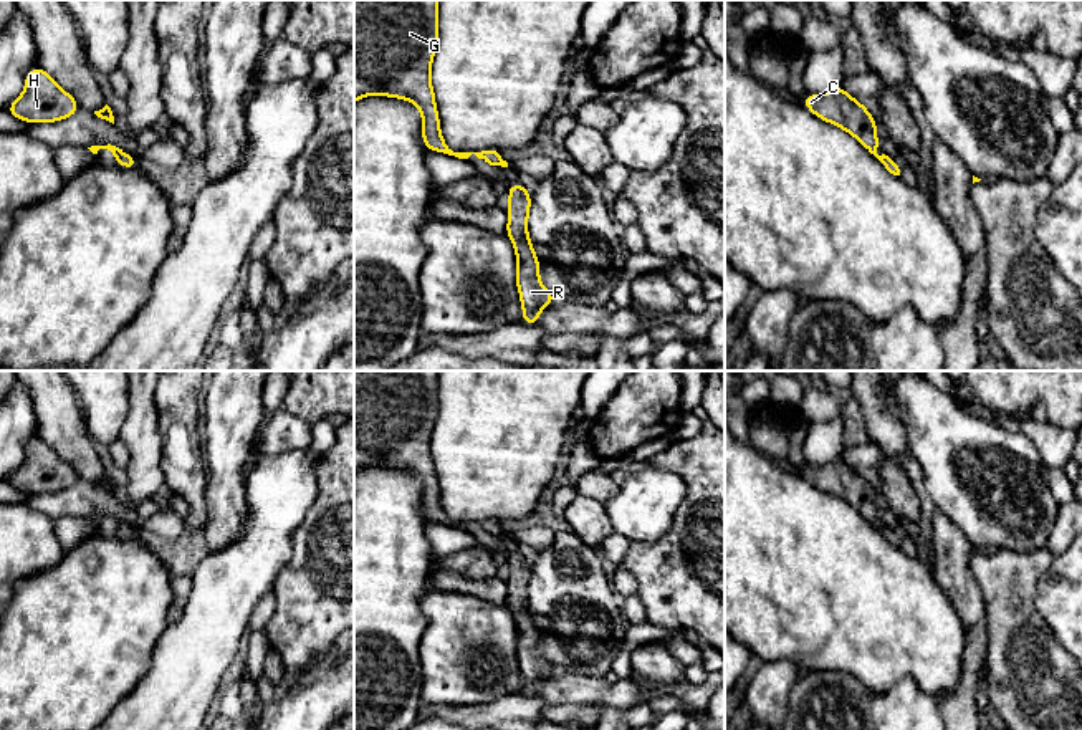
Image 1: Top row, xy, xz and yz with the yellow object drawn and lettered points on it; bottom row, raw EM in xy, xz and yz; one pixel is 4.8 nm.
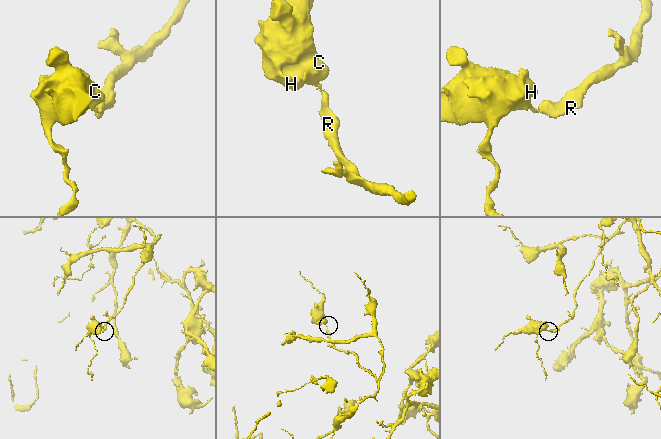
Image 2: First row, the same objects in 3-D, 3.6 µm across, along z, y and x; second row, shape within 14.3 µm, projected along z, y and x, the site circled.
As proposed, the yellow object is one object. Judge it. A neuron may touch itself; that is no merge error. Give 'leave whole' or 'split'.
leave whole

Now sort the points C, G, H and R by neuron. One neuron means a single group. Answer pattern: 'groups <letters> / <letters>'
groups C G H R

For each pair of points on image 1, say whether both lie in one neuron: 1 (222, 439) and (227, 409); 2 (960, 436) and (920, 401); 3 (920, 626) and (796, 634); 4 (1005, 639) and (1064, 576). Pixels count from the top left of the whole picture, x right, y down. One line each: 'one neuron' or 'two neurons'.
1: one neuron
2: one neuron
3: one neuron
4: two neurons

